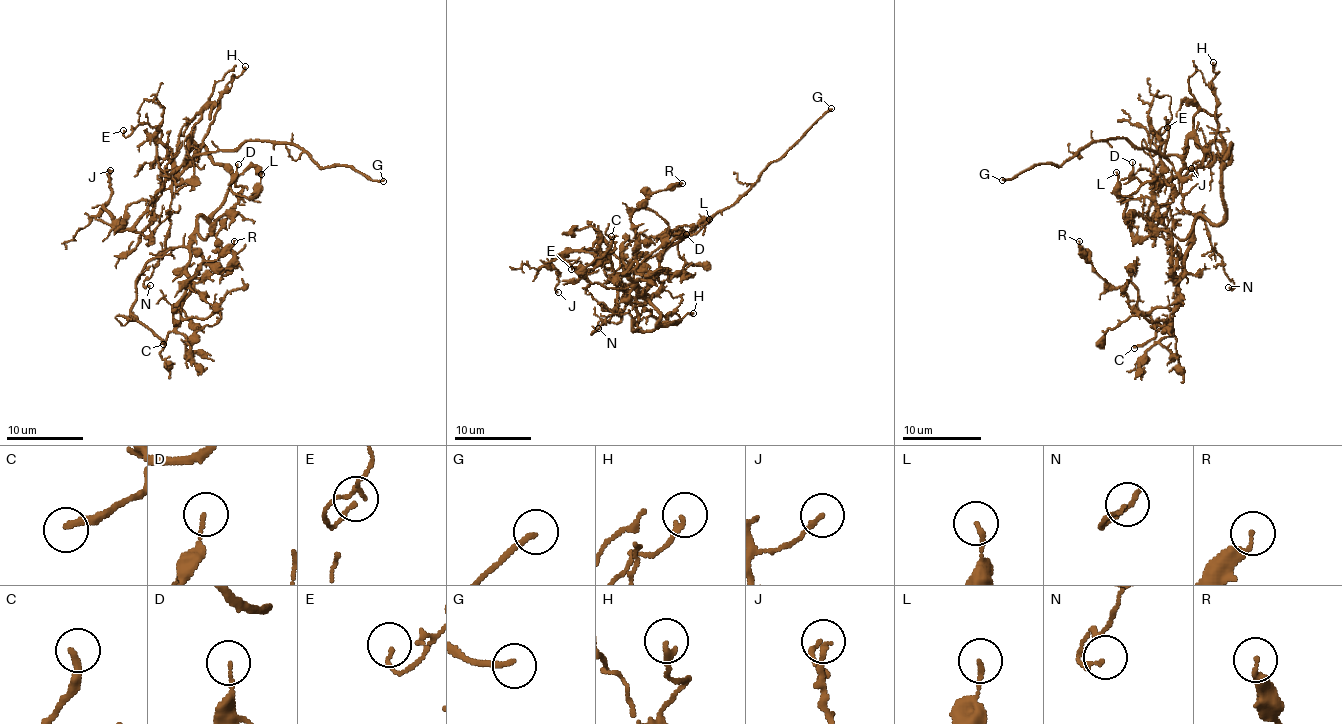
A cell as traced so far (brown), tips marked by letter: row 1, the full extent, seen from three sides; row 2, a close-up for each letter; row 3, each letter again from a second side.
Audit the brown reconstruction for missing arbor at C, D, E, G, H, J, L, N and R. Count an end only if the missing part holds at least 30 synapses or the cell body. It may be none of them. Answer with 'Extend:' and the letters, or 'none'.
Extend: G

